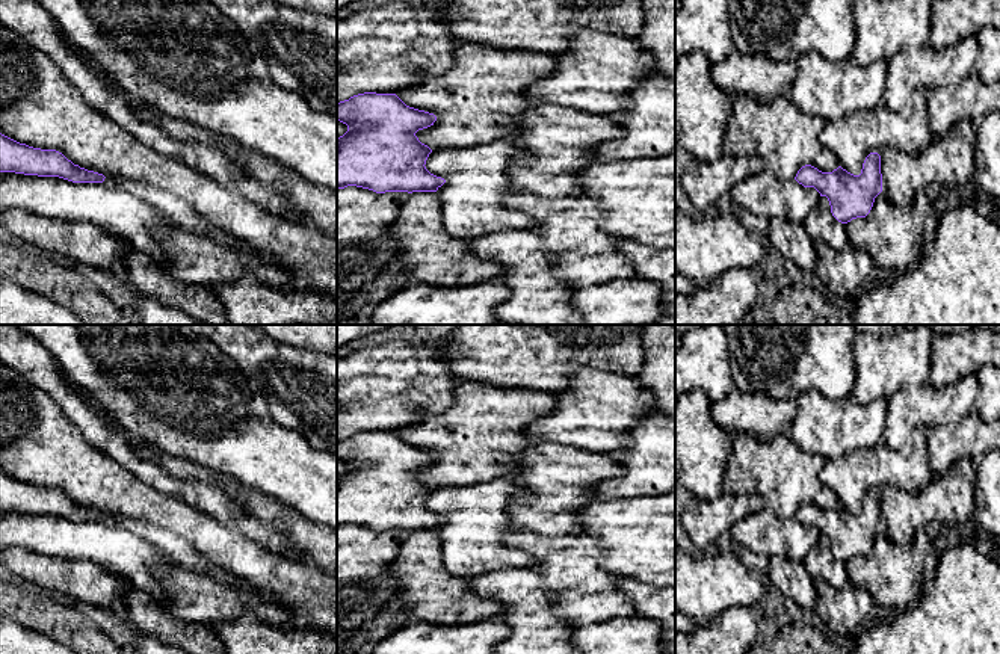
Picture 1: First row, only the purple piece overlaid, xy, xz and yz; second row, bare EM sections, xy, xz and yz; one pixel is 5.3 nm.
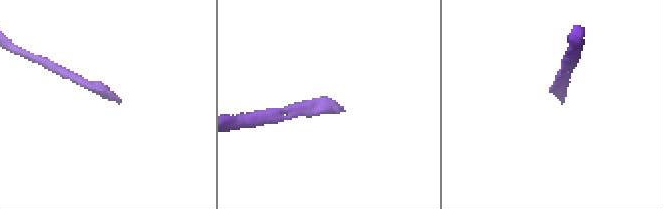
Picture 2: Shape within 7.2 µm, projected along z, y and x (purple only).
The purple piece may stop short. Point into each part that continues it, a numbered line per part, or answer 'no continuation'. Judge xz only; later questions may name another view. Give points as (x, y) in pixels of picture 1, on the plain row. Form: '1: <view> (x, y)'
no continuation

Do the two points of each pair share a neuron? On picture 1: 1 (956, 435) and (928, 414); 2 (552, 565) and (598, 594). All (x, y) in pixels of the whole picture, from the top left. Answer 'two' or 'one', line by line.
1: two
2: one

